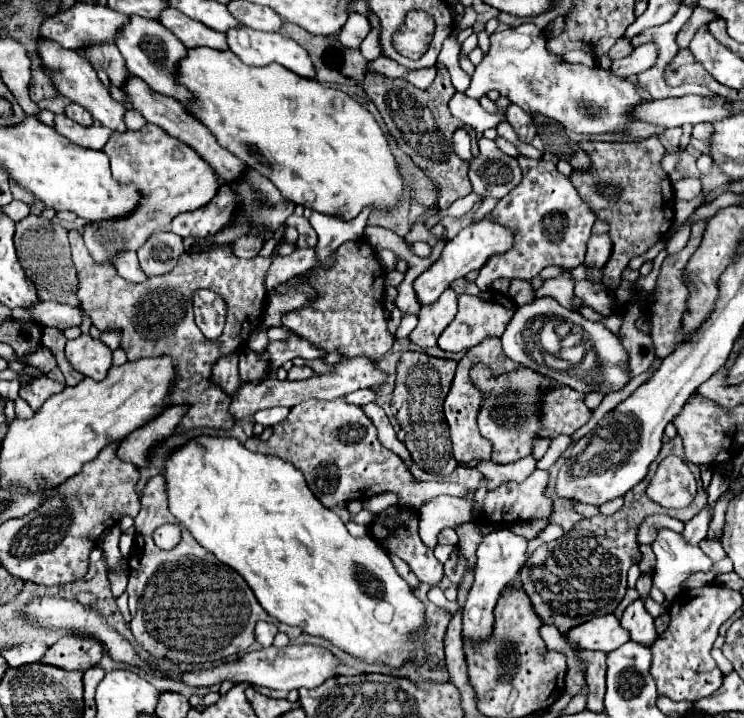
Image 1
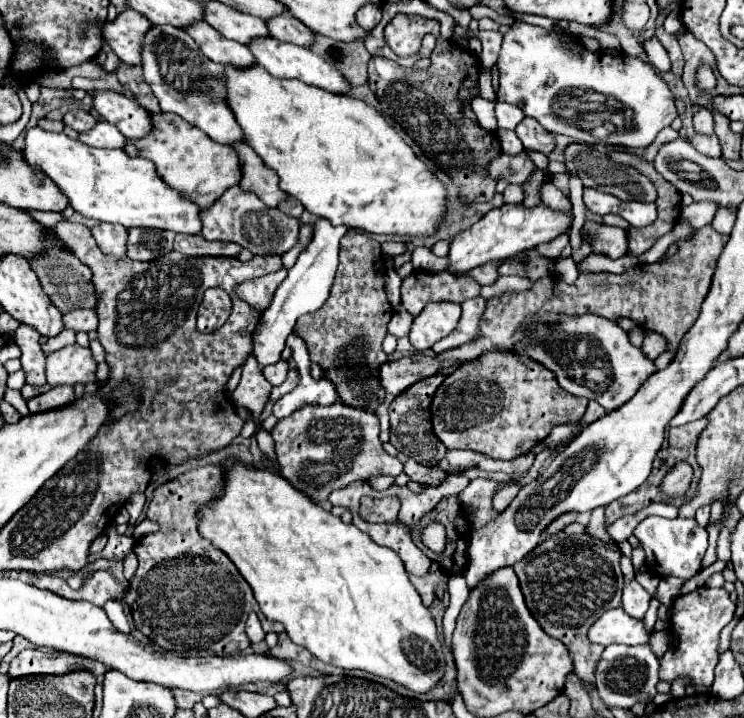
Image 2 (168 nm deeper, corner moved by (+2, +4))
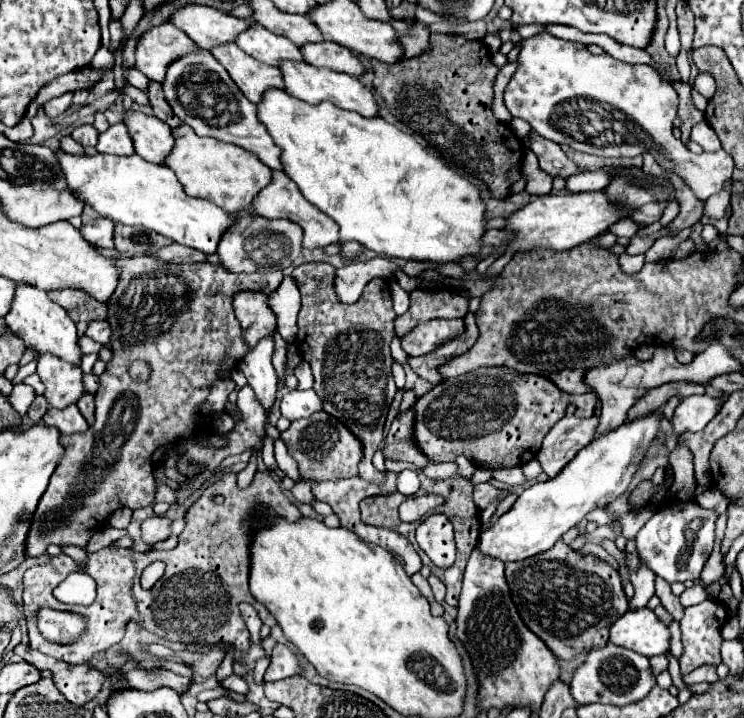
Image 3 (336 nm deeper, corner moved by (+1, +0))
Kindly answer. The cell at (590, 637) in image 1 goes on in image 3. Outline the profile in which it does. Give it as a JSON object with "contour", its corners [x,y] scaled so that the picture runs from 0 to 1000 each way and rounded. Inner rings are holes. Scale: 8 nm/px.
{"contour":[[[872,847],[845,850],[819,875],[819,894],[875,916],[899,905],[899,877]]]}

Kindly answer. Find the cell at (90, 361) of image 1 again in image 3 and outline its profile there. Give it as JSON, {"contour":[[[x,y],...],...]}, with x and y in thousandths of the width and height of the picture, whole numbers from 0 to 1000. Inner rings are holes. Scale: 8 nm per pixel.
{"contour":[[[66,490],[50,496],[50,521],[60,535],[60,554],[71,568],[87,568],[114,546],[109,510],[93,507]]]}

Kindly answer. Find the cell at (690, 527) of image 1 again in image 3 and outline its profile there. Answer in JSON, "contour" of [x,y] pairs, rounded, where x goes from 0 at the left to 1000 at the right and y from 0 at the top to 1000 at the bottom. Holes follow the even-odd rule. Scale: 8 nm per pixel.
{"contour":[[[961,680],[942,682],[942,685],[937,688],[937,699],[940,699],[942,705],[948,705],[948,708],[961,710],[964,716],[972,716],[974,708],[977,708],[977,694],[974,694],[966,682],[961,682]]]}

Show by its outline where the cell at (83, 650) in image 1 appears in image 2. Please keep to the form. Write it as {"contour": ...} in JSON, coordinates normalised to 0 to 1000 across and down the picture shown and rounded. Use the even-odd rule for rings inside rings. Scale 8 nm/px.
{"contour":[[[32,905],[27,908],[11,930],[11,942],[27,944],[27,942],[43,942],[43,939],[89,939],[97,928],[116,928],[121,936],[126,939],[142,939],[145,930],[142,925],[134,922],[124,922],[118,916],[108,916],[108,914],[97,914],[97,911],[86,911],[86,908],[73,908],[73,911],[62,911],[54,905]]]}

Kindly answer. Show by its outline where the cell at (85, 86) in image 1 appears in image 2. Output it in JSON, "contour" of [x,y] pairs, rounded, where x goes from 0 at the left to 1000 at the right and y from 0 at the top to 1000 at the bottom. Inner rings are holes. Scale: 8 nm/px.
{"contour":[[[126,125],[126,150],[137,159],[137,164],[153,175],[172,192],[194,192],[204,184],[202,156],[194,153],[183,139],[169,136],[167,131],[151,125]]]}

